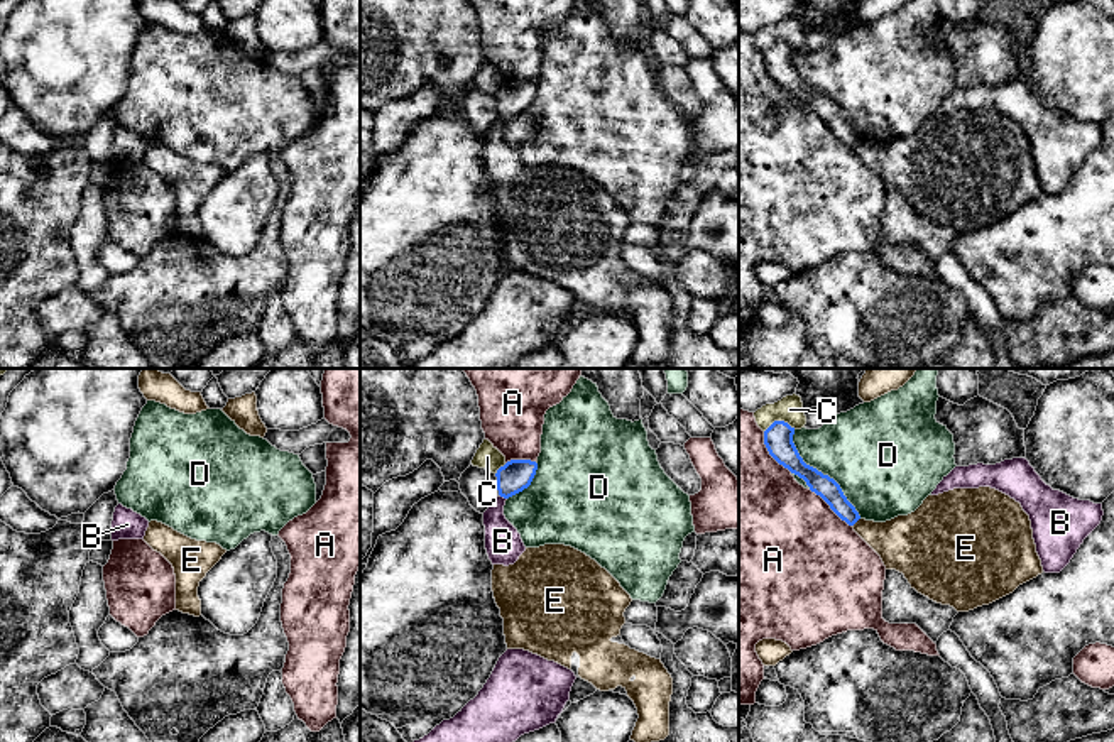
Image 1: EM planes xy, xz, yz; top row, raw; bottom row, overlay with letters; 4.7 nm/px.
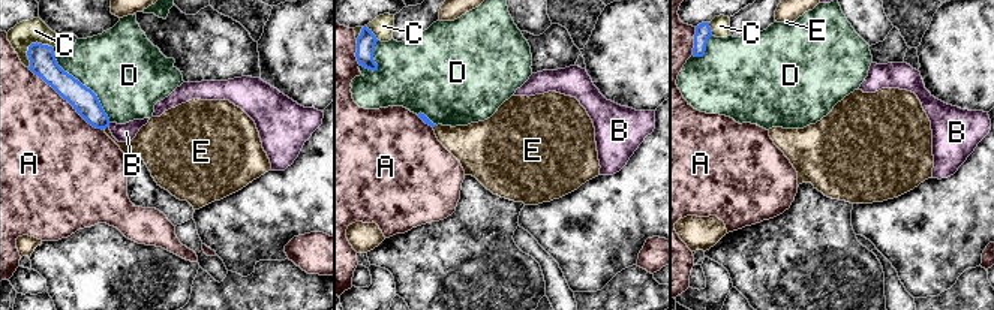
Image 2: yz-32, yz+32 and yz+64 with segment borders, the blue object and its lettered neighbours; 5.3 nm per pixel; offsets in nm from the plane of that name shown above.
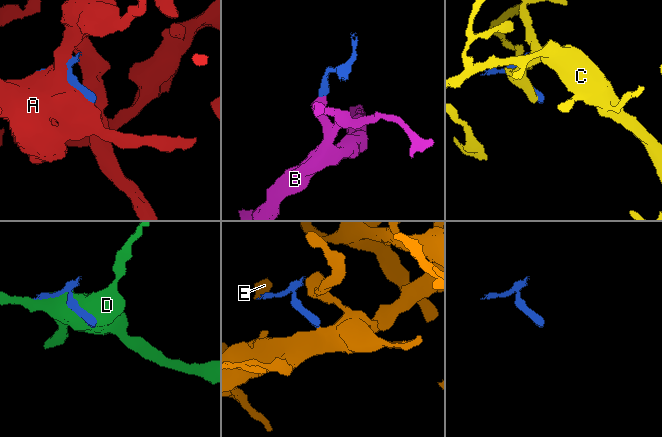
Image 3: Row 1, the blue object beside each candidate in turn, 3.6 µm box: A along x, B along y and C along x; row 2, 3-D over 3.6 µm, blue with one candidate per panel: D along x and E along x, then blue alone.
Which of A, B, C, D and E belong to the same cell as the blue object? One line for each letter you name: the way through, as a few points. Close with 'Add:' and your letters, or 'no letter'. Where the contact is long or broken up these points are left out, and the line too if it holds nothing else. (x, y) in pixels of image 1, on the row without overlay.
Add: no letter

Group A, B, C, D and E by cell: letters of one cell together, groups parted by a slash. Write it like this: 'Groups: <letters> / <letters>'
Groups: A / B / C / D / E

